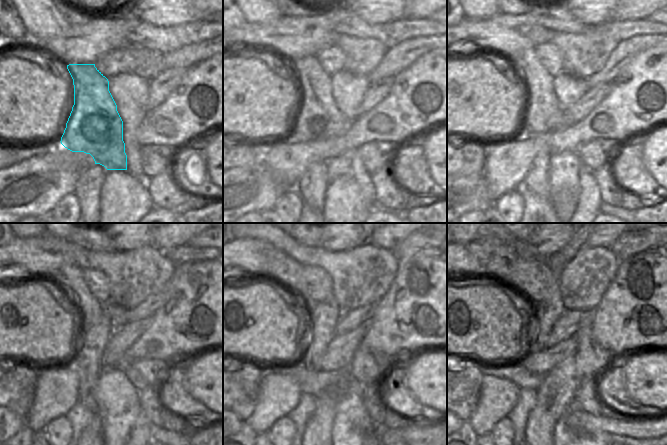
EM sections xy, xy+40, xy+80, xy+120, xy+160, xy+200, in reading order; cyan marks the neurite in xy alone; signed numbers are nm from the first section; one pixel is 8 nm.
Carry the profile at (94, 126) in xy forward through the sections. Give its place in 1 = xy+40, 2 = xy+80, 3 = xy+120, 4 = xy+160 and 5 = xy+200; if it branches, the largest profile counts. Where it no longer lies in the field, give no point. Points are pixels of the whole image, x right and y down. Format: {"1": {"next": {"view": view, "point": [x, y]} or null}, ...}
{"1": {"next": {"view": "xy+40", "point": [319, 118]}}, "2": {"next": {"view": "xy+80", "point": [543, 113]}}, "3": {"next": {"view": "xy+120", "point": [78, 282]}}, "4": {"next": {"view": "xy+160", "point": [278, 266]}}, "5": {"next": {"view": "xy+200", "point": [494, 255]}}}

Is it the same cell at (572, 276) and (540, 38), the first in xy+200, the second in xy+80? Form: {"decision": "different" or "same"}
{"decision": "same"}

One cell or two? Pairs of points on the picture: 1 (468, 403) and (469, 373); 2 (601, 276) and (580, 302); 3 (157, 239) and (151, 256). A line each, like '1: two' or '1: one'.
1: one
2: one
3: two

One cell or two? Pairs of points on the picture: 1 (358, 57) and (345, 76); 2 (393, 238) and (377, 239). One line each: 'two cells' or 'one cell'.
1: two cells
2: one cell

